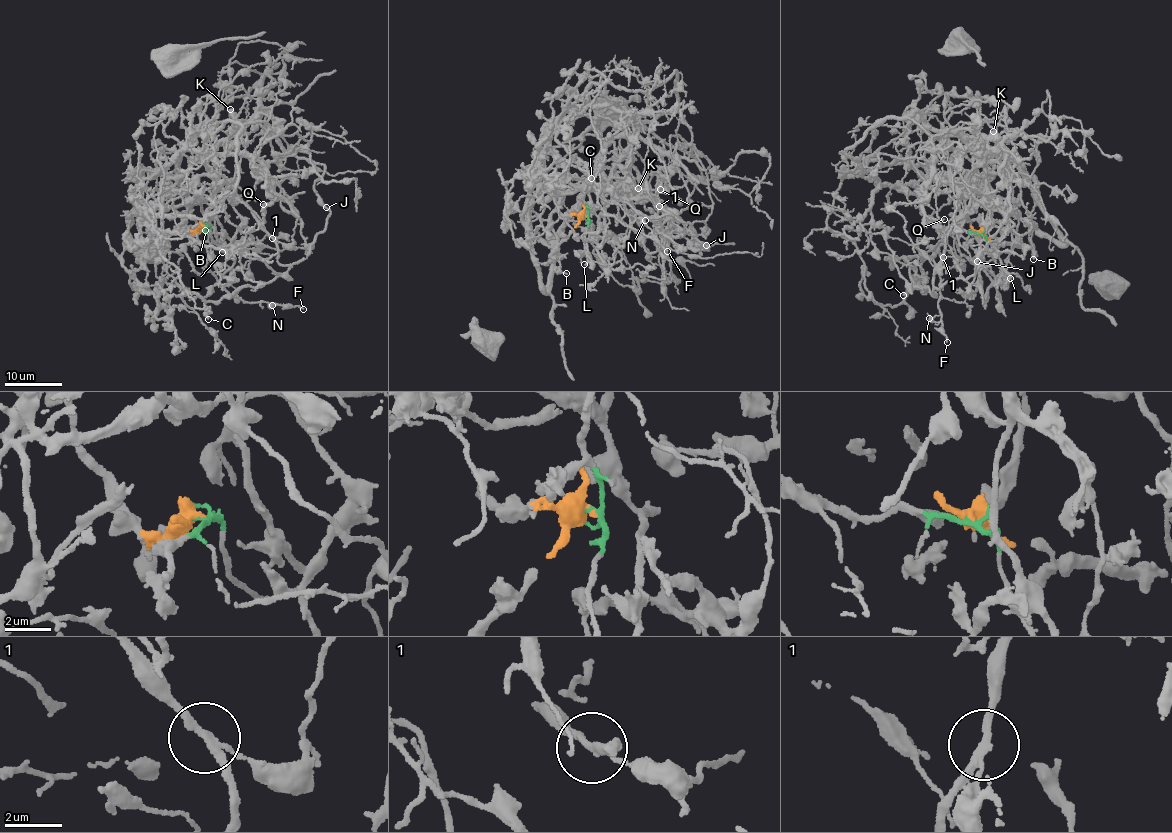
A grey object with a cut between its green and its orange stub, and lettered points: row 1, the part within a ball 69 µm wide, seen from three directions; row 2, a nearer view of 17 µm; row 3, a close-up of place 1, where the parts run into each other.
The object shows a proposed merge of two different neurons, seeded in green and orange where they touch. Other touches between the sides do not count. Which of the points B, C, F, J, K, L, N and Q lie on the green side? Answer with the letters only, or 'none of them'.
F, L, N

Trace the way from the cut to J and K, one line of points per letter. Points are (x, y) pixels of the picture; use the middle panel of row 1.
J: (583, 217), (559, 211), (561, 199), (585, 189), (638, 200), (645, 197), (687, 223), (696, 241), (707, 246)
K: (583, 217), (559, 211), (561, 199), (585, 189), (640, 194), (642, 188), (637, 188)

